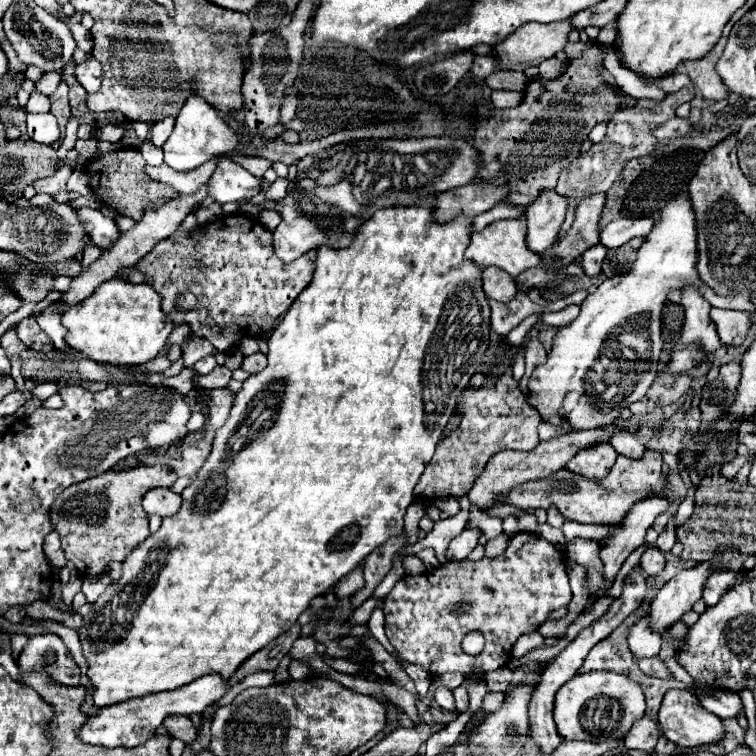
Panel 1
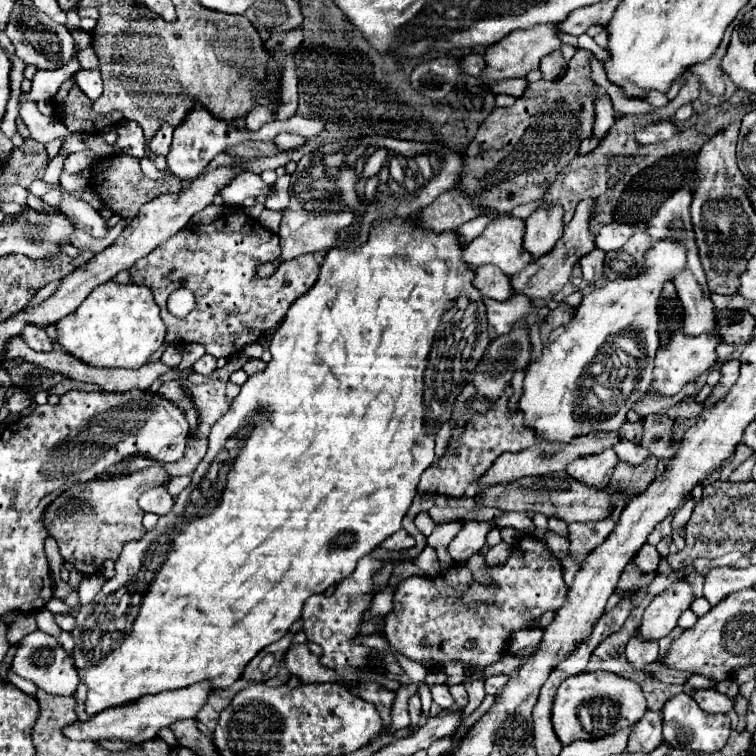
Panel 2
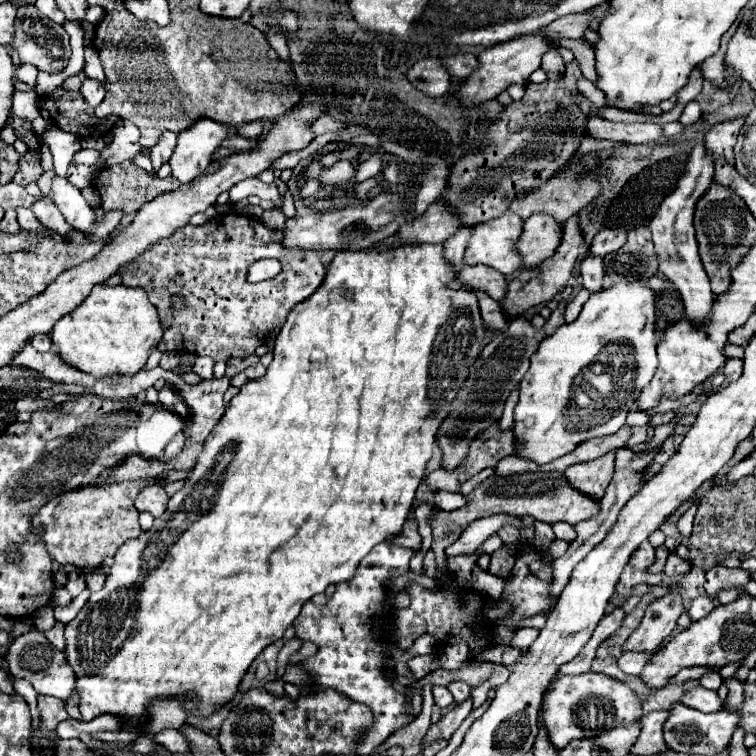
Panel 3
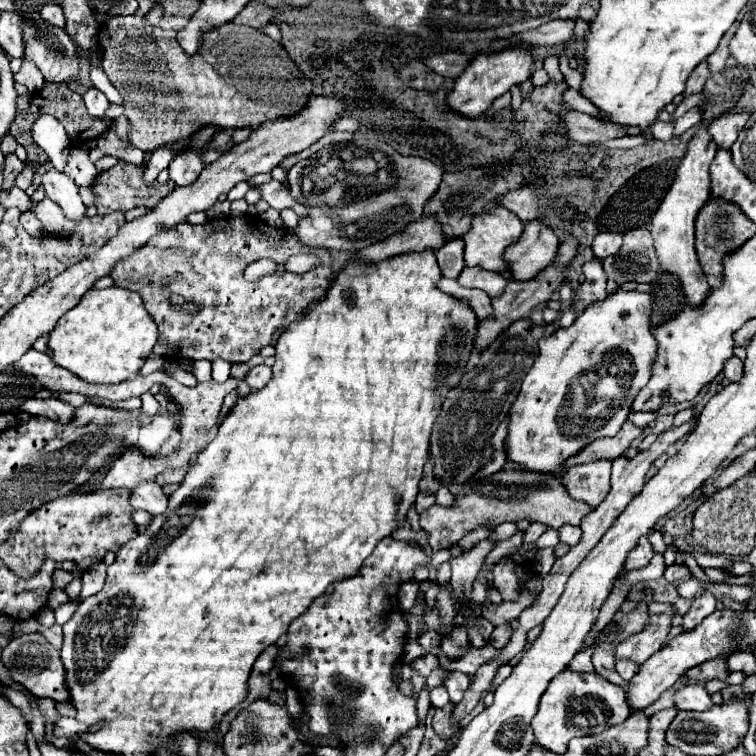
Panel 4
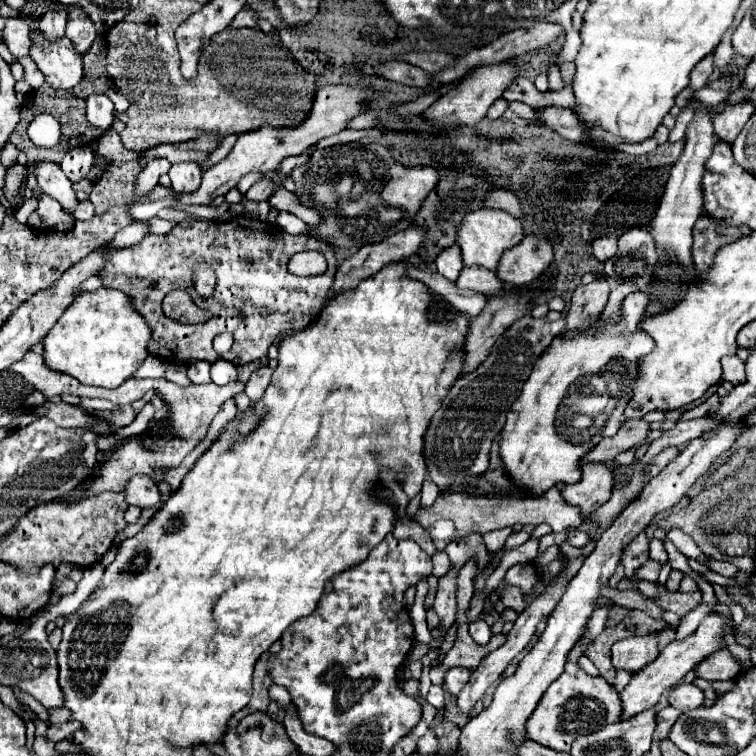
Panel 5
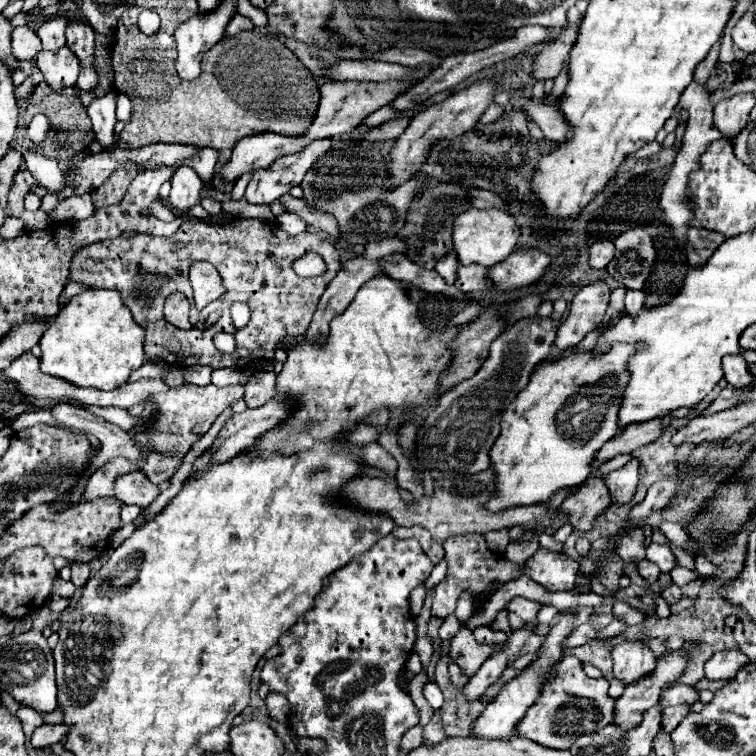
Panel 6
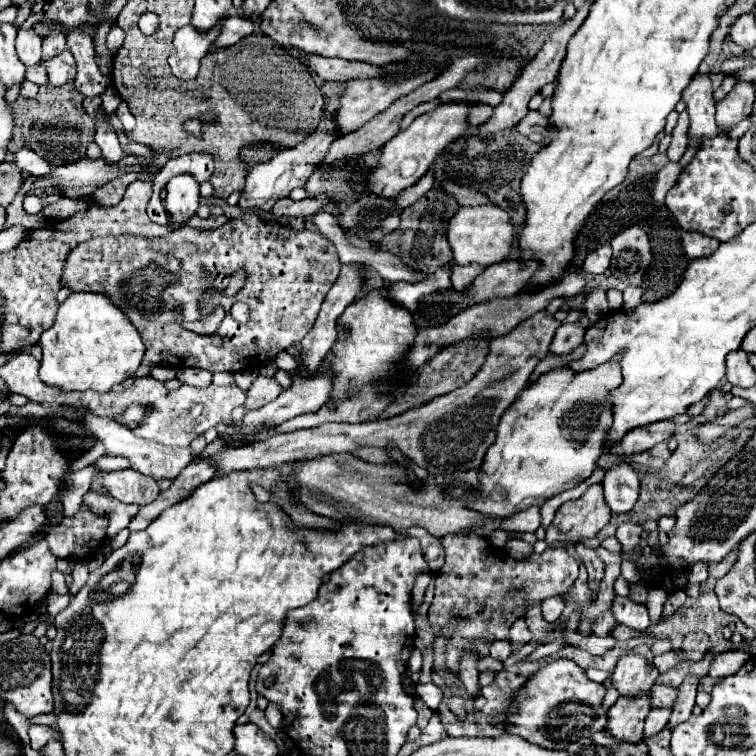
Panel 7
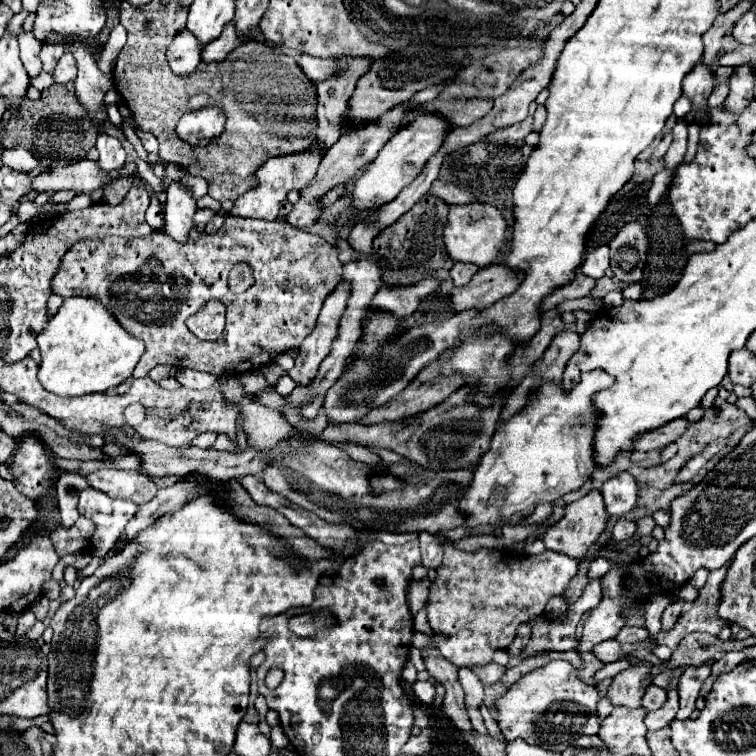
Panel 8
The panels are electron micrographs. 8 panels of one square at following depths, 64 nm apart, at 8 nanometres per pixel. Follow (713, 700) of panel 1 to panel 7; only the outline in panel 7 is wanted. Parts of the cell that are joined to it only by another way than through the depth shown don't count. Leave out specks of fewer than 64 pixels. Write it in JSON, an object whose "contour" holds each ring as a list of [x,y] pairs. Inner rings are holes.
{"contour":[[[654,684],[652,686],[652,708],[662,708],[662,706],[672,706],[676,702],[676,688],[664,686],[664,684]]]}

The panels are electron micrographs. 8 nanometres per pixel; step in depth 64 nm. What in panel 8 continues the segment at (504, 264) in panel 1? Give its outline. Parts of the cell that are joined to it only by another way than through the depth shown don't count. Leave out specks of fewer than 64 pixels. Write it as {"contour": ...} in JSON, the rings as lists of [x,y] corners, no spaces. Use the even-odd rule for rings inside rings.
{"contour":[[[474,200],[470,204],[450,206],[448,222],[444,226],[442,236],[446,252],[454,262],[470,262],[484,268],[494,262],[498,250],[504,246],[504,234],[506,234],[506,220],[502,218],[500,210],[490,204]]]}

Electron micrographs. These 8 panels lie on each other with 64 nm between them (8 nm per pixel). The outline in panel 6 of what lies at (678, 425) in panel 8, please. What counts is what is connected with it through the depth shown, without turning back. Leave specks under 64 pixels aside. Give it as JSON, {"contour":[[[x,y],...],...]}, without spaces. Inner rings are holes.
{"contour":[[[650,420],[650,422],[640,422],[640,424],[630,424],[624,428],[618,436],[608,440],[602,450],[596,454],[596,460],[606,462],[618,454],[632,454],[636,448],[642,448],[646,444],[652,444],[664,434],[662,420]]]}

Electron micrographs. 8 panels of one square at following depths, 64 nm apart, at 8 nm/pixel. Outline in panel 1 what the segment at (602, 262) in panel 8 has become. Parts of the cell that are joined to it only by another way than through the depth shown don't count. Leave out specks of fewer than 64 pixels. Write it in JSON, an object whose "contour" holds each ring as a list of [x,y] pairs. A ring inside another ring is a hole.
{"contour":[[[618,218],[600,230],[600,244],[606,248],[620,248],[636,236],[646,236],[652,230],[650,218]]]}

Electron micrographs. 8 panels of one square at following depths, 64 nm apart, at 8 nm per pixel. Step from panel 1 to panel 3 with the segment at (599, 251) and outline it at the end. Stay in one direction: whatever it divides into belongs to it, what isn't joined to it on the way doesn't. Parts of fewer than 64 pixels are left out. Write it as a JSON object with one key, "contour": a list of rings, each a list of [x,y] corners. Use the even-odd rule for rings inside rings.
{"contour":[[[588,254],[582,264],[582,288],[586,288],[588,292],[600,292],[602,290],[602,280],[604,280],[604,264],[600,256],[592,256]]]}

